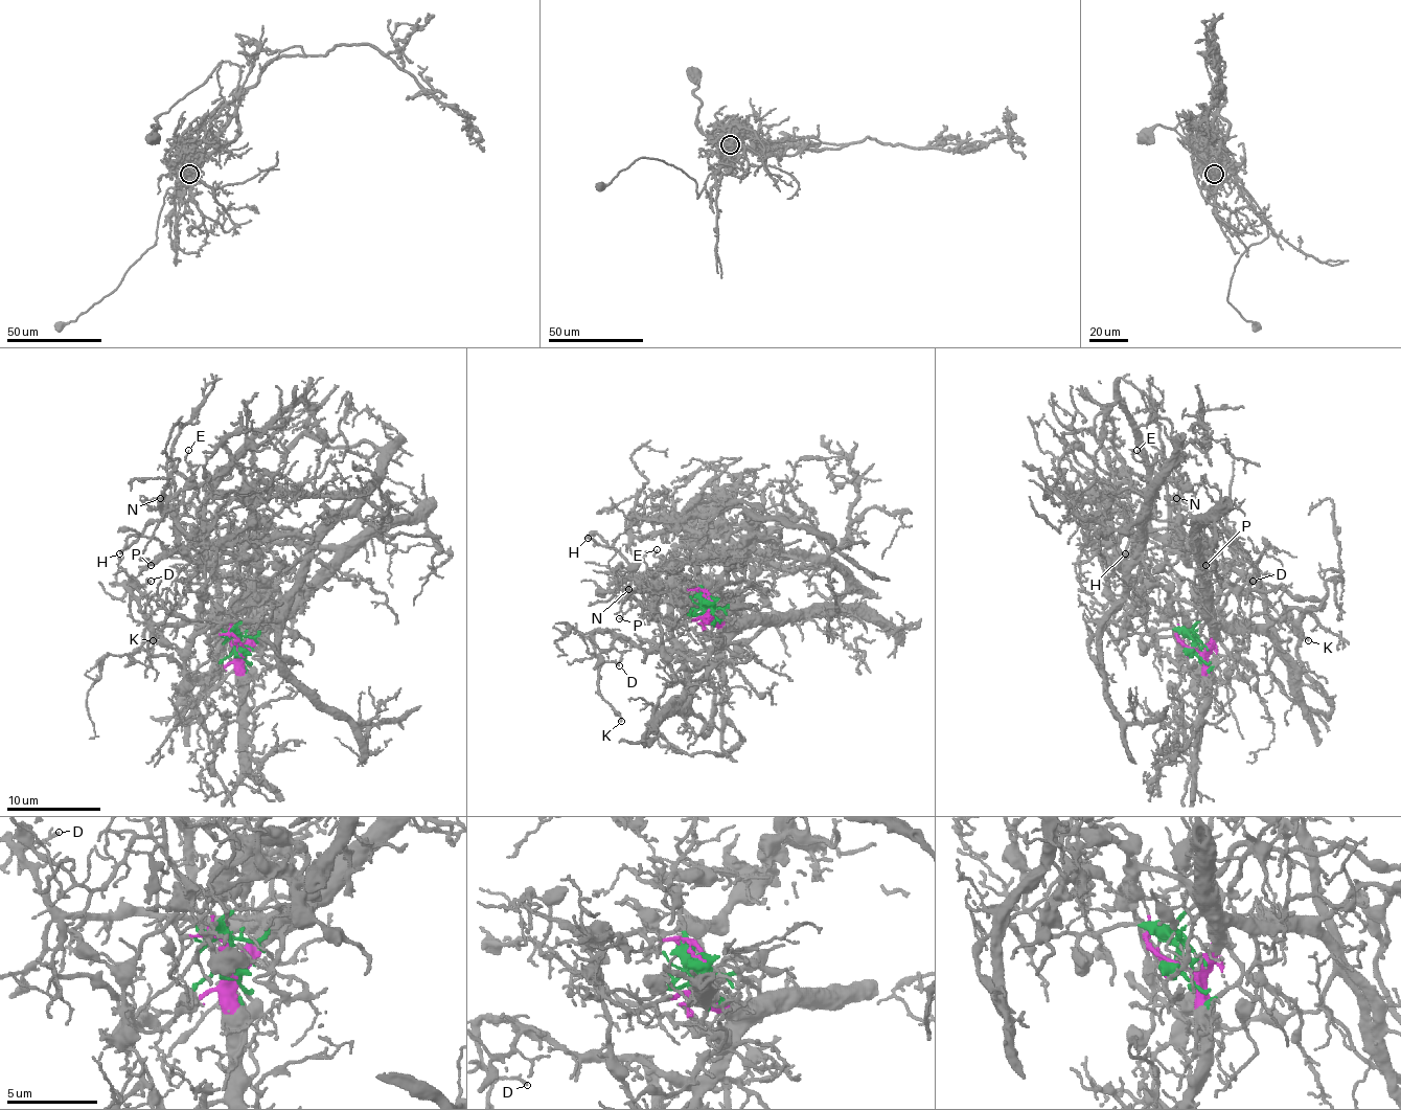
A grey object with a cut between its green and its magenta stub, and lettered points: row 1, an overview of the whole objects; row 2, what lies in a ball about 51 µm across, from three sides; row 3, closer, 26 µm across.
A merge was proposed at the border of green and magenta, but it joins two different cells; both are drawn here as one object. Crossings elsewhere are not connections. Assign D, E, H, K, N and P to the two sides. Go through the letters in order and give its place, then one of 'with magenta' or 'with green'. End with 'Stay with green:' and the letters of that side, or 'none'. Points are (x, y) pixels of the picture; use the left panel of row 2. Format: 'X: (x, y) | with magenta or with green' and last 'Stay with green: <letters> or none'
D: (151, 581) | with magenta
E: (188, 450) | with magenta
H: (119, 553) | with magenta
K: (153, 640) | with magenta
N: (160, 498) | with magenta
P: (151, 565) | with magenta
Stay with green: none

